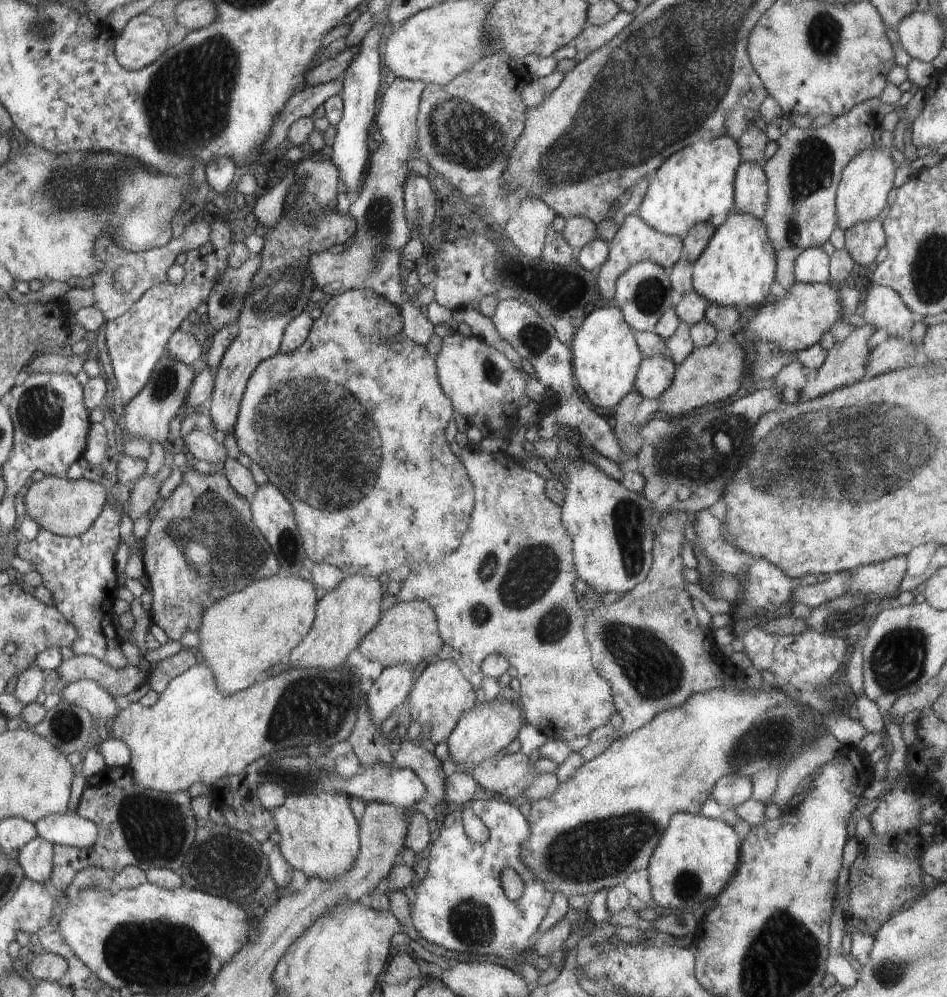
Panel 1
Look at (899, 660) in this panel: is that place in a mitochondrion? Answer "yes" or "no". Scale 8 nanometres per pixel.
yes

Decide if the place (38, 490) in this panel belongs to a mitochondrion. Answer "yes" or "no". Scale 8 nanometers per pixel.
no

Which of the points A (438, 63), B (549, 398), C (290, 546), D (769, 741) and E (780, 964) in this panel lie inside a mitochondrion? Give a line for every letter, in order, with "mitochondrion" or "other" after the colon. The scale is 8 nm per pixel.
A: other
B: other
C: mitochondrion
D: mitochondrion
E: mitochondrion

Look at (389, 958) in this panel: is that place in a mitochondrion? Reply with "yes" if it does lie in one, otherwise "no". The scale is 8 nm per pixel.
no

